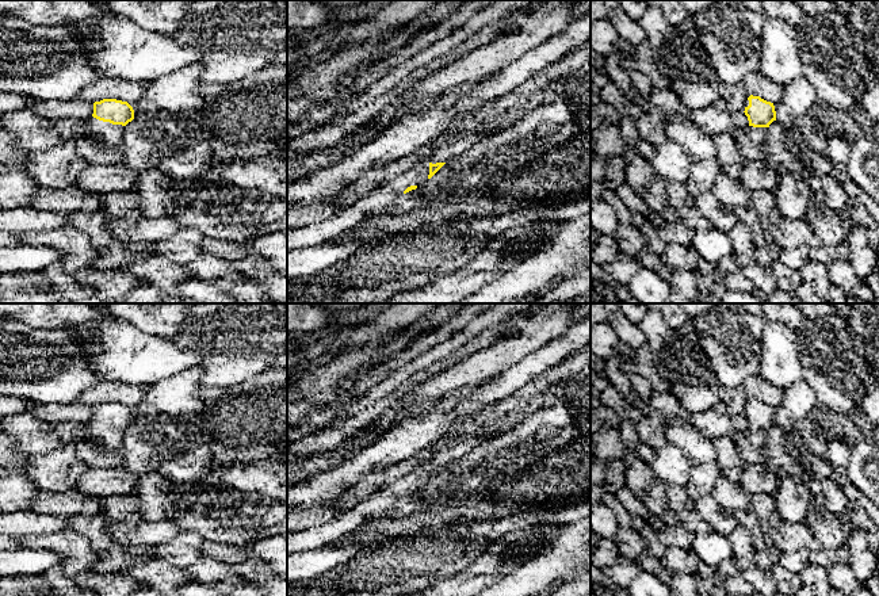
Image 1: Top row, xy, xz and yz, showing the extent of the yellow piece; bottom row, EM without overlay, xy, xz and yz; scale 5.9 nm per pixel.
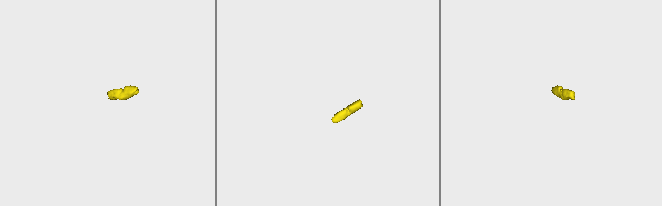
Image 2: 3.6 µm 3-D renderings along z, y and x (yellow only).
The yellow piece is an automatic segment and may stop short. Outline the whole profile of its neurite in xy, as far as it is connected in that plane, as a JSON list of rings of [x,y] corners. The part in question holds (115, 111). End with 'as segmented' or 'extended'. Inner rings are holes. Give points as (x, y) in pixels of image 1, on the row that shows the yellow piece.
[[[103,99],[93,103],[93,114],[88,122],[91,137],[100,144],[118,145],[125,126],[134,119],[134,110],[127,102]]]; extended

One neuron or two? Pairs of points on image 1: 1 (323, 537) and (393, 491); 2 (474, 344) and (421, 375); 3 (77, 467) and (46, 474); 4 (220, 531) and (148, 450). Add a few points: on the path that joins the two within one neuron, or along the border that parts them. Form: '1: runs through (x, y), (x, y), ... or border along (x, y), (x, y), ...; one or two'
1: runs through (340, 526), (375, 507); one
2: runs through (461, 354), (435, 367); one
3: runs through (69, 469), (54, 472); one
4: border along (210, 474), (194, 486), (187, 488); two

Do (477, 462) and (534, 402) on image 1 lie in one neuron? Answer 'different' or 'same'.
different

